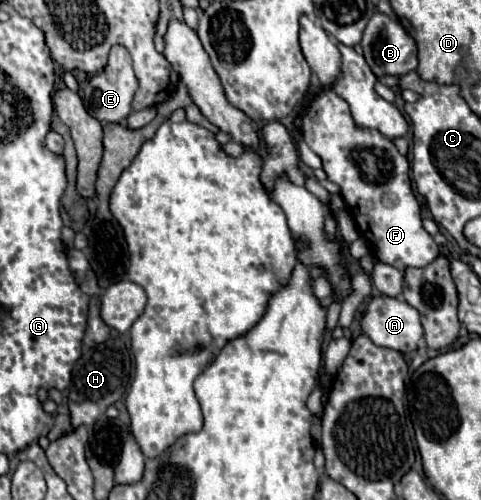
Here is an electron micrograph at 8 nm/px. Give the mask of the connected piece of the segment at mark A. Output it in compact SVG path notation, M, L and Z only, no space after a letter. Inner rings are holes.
M387 295L371 297L371 301L365 307L363 317L361 317L361 329L375 345L391 347L391 349L397 349L401 353L417 349L417 341L423 337L419 311L415 311L409 303L401 301L399 297L387 297Z

